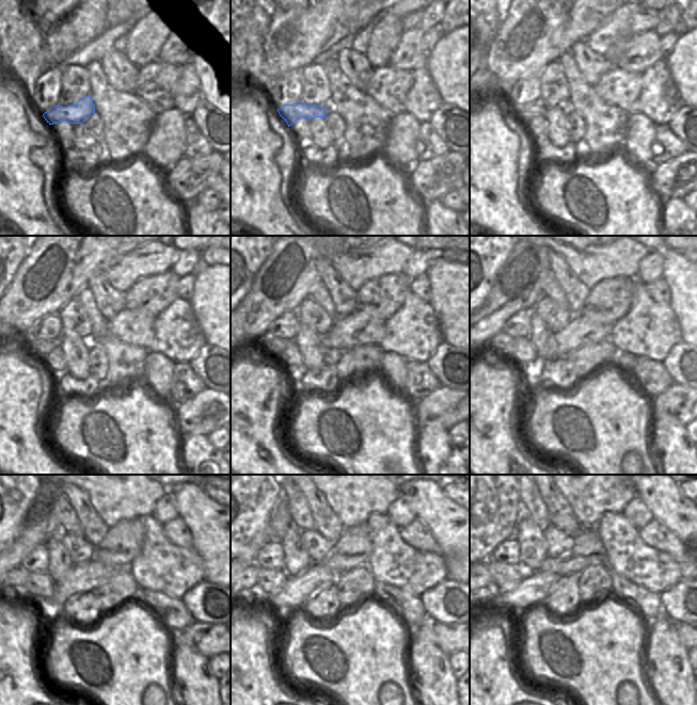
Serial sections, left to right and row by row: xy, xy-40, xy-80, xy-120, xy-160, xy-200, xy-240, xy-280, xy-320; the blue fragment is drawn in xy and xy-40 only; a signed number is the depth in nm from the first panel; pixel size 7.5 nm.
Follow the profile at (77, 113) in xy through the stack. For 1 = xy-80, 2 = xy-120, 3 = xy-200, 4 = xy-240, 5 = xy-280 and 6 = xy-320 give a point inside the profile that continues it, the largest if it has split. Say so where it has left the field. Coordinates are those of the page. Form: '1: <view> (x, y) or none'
1: xy-80 (524, 112)
2: xy-120 (41, 348)
3: xy-200 (502, 342)
4: xy-240 (14, 580)
5: xy-280 (252, 572)
6: xy-320 (491, 593)

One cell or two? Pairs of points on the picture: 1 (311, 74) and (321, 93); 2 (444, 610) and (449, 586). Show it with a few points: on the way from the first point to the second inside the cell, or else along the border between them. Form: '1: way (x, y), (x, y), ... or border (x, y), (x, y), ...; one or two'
1: way (314, 78), (317, 89); one
2: way (444, 604), (446, 592); one

